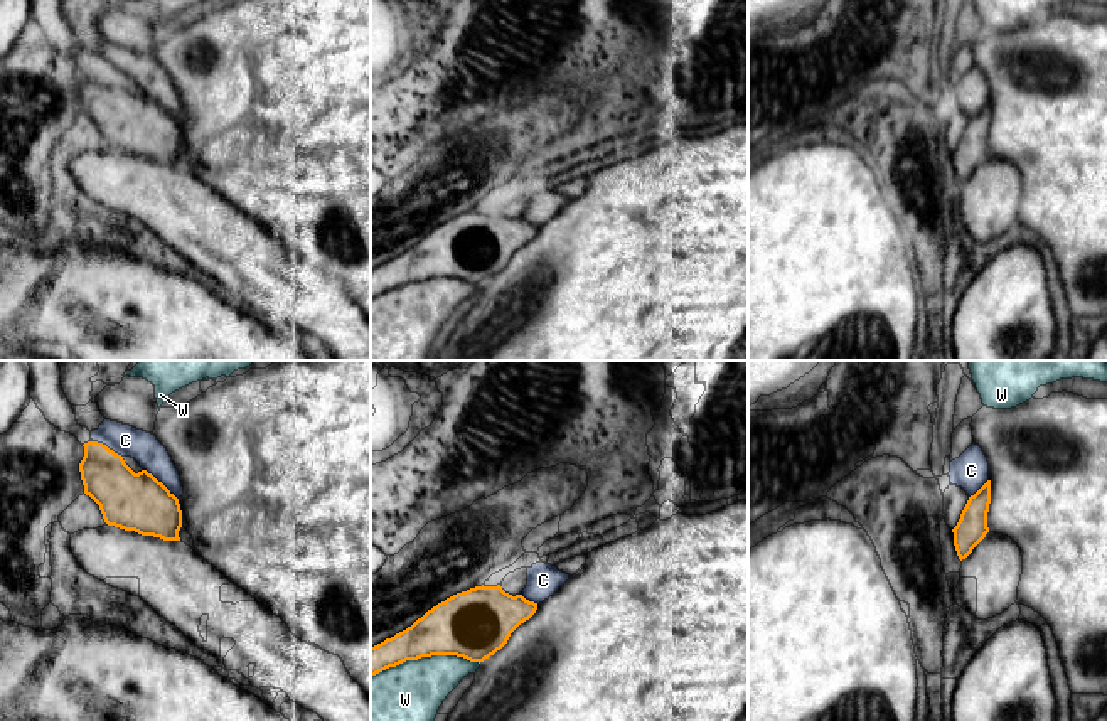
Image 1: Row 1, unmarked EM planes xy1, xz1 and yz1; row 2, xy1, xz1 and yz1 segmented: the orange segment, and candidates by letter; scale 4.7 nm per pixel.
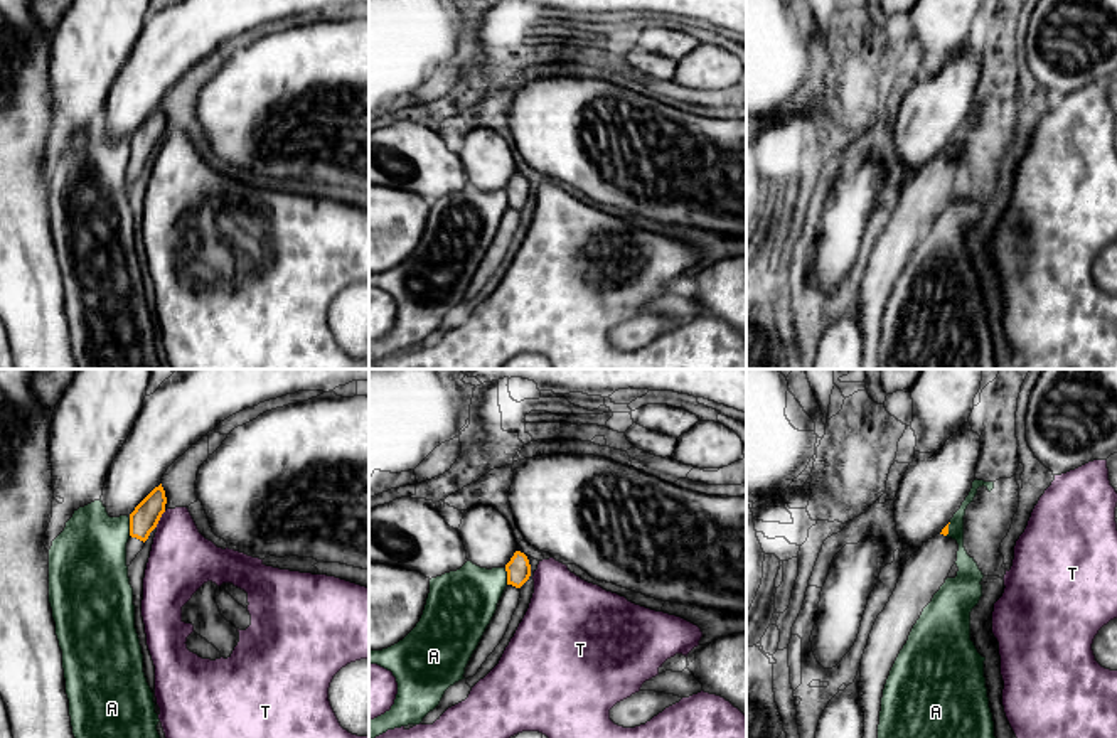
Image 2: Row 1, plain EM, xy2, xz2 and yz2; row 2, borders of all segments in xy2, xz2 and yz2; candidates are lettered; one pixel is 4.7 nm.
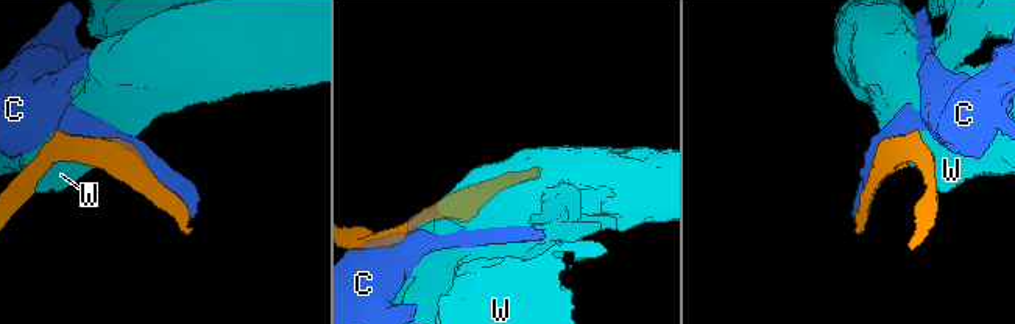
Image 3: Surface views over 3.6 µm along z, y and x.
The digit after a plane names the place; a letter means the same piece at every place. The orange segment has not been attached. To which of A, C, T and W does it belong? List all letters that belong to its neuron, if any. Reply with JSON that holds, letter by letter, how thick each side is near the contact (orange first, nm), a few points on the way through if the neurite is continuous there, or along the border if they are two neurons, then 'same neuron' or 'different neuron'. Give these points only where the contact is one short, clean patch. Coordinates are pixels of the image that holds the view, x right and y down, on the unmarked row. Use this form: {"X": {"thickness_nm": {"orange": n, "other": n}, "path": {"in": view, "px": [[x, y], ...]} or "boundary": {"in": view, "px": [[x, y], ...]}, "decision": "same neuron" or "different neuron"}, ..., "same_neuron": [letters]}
{"A": {"thickness_nm": {"orange": 140, "other": 360}, "decision": "different neuron"}, "C": {"thickness_nm": {"orange": 280, "other": 150}, "decision": "same neuron"}, "T": {"thickness_nm": {"orange": 140, "other": 300}, "boundary": {"in": "xy2", "px": [[165, 133], [154, 150]]}, "decision": "different neuron"}, "W": {"thickness_nm": {"orange": 300, "other": 340}, "decision": "different neuron"}, "same_neuron": ["C"]}

